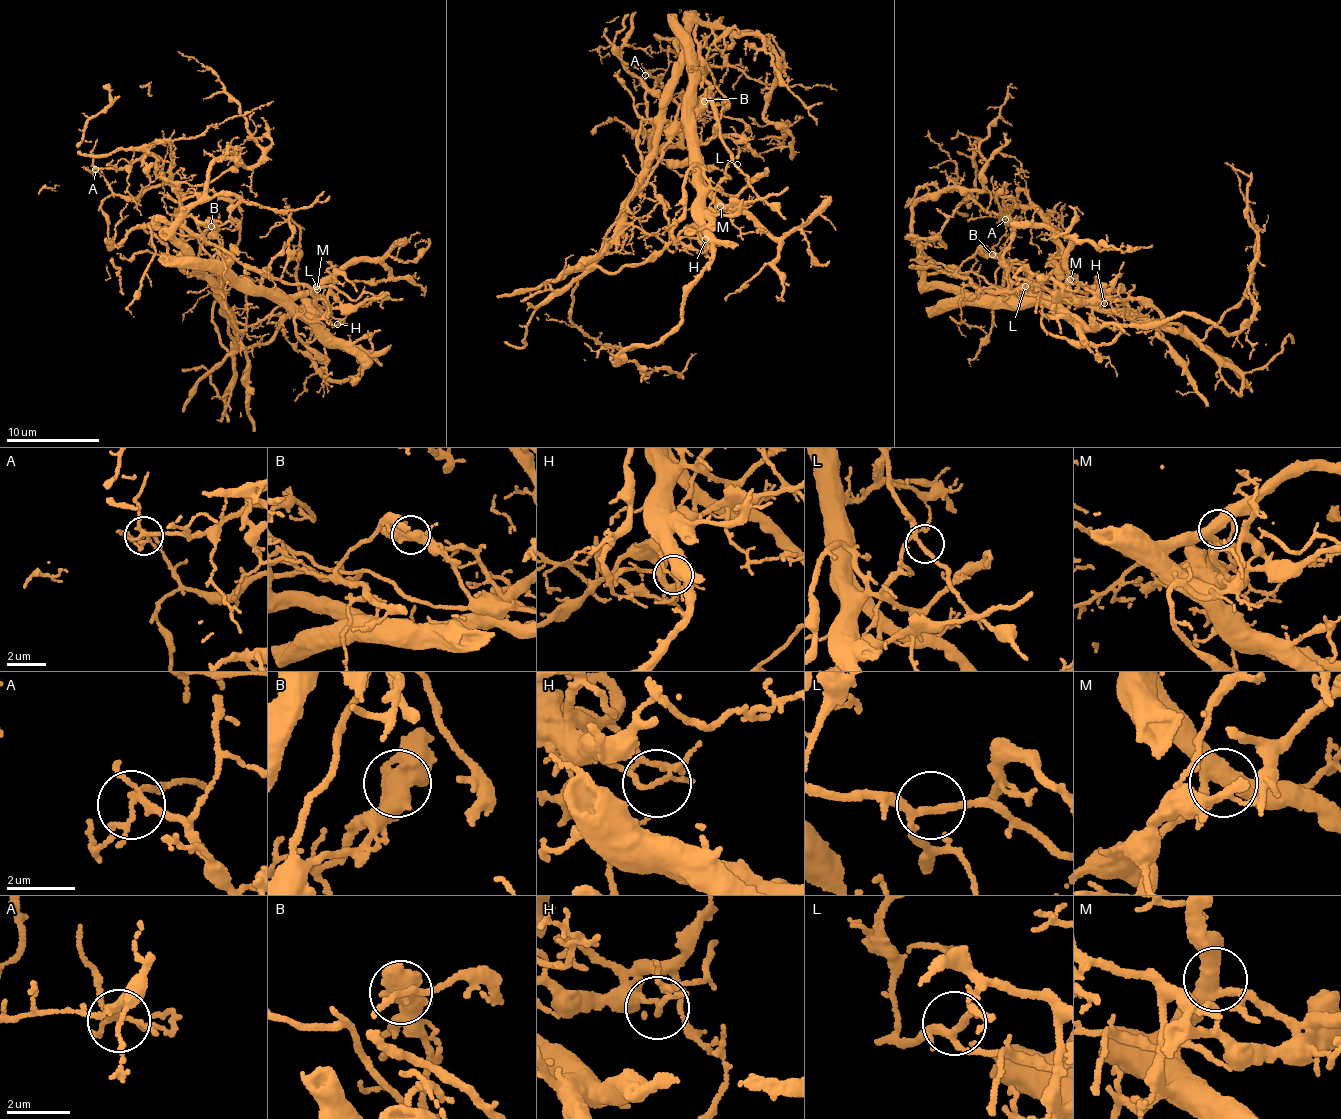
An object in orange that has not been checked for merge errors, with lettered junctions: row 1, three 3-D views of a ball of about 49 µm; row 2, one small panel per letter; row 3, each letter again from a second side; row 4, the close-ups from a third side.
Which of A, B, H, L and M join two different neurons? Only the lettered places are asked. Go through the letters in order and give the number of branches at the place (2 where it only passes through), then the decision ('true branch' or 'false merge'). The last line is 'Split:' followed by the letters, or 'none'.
A: 5 branches meet; true branch
B: 2 branches meet; false merge
H: 4 branches meet; false merge
L: 4 branches meet; true branch
M: 3 branches meet; true branch
Split: B, H

